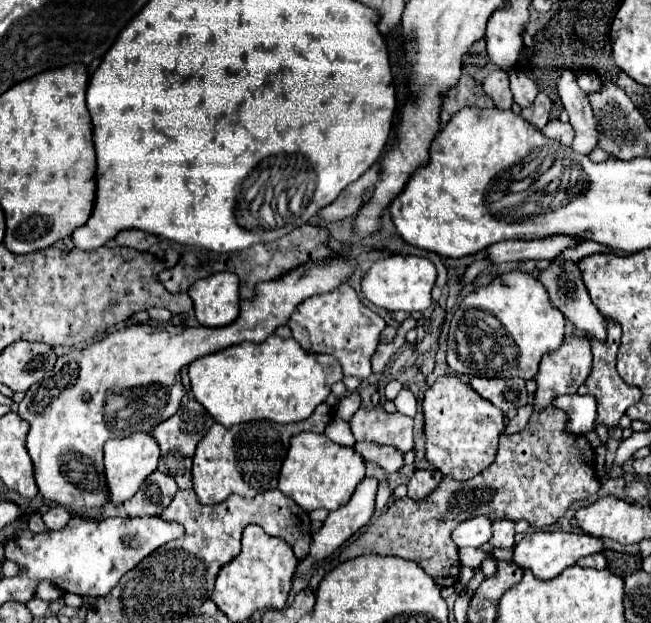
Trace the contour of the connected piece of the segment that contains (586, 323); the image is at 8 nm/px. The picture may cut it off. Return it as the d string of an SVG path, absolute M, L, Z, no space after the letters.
M575 262L553 264L541 270L539 280L547 288L555 308L561 308L577 334L593 332L593 336L605 336L605 318L593 306Z

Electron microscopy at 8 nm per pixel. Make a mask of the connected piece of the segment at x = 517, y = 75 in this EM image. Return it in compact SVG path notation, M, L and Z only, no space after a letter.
M509 72L509 78L511 78L511 92L515 96L515 102L521 106L521 108L527 108L529 104L533 104L535 96L537 96L537 86L531 78L527 78L525 74L521 72Z

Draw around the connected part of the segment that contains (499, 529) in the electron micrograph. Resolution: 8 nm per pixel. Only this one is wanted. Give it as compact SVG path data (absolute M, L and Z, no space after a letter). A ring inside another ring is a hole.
M493 520L493 548L513 548L513 536L515 536L515 524L511 520Z

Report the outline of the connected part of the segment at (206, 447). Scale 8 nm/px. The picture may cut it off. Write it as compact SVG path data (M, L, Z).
M319 404L319 408L307 420L293 424L275 424L269 420L257 424L241 424L233 428L213 424L213 428L197 444L193 456L191 473L195 494L203 504L219 504L231 494L255 498L261 492L275 490L281 464L287 456L289 438L307 430L321 434L331 416L331 406Z

